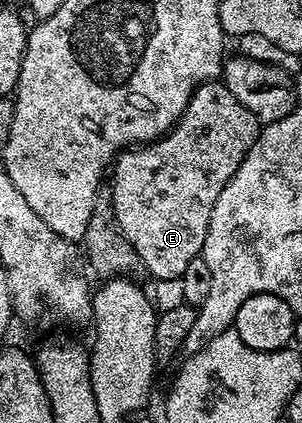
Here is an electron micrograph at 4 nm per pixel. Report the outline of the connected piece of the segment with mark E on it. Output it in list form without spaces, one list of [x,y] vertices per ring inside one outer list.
[[[225,82],[201,83],[168,134],[137,149],[127,149],[114,160],[112,201],[116,221],[132,249],[136,249],[147,272],[151,271],[158,279],[178,281],[192,260],[201,256],[216,197],[224,193],[224,185],[228,185],[236,169],[240,169],[240,161],[244,161],[248,149],[252,149],[252,145],[258,140],[259,130],[258,118],[248,109],[244,109],[240,101],[236,101],[234,94],[226,88]]]

